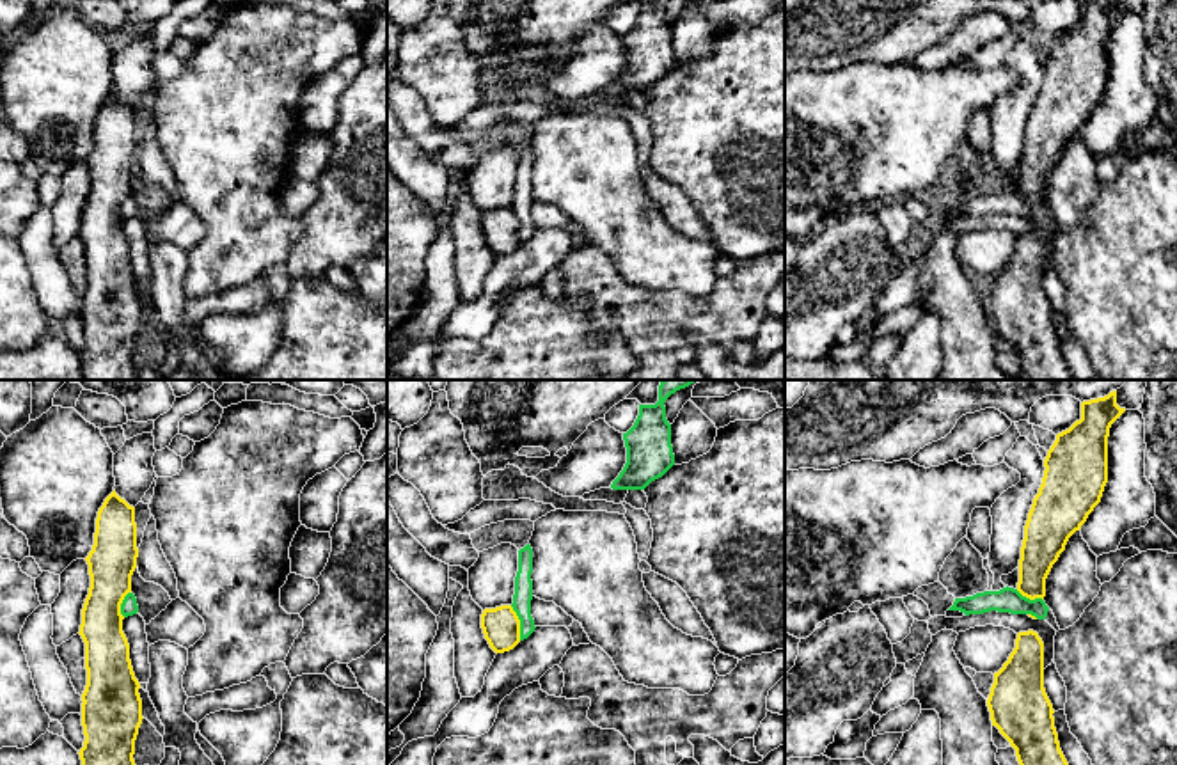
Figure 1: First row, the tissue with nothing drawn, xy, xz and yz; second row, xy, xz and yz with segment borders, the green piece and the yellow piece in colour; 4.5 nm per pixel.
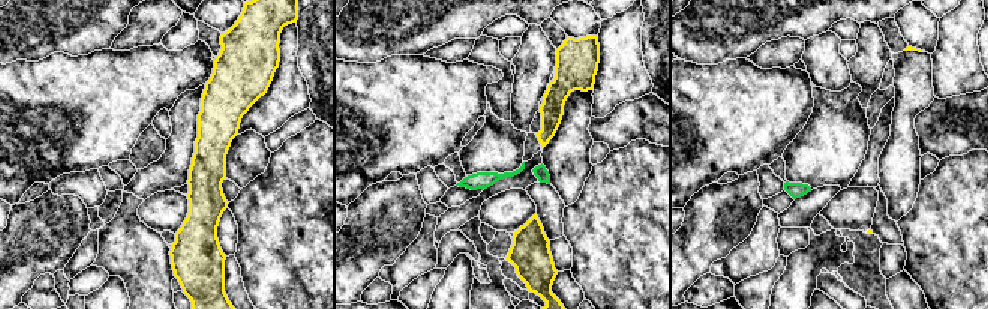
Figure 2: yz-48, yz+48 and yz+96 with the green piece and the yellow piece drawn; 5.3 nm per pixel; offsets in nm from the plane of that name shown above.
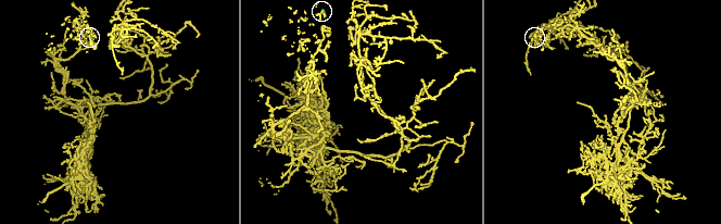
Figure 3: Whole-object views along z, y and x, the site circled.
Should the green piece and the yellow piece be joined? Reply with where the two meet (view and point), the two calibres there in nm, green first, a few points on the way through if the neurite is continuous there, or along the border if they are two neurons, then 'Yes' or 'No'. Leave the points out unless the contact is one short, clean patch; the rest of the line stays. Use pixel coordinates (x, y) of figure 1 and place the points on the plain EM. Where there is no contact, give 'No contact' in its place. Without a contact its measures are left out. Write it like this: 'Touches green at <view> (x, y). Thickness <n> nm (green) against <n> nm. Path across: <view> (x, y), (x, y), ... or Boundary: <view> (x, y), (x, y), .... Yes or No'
Touches green at xz (521, 226). Thickness 90 nm (green) against 170 nm. Boundary: xz (510, 208), (519, 222), (521, 242). No

